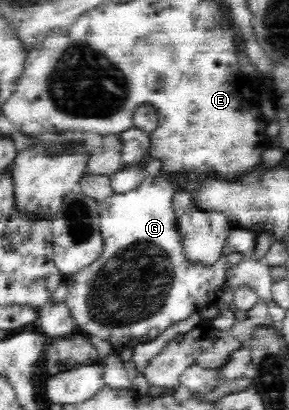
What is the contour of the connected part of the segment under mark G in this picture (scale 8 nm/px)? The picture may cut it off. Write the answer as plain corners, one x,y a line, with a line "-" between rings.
162,169
155,177
147,175
138,189
122,194
112,193
107,199
104,199
99,203
99,229
103,241
102,254
98,257
98,259
96,259
96,261
90,263
90,265
80,267
78,271
74,271
72,275
65,278
67,282
67,296
64,301
67,303
71,316
76,323
78,332
88,337
96,336
102,340
109,341
109,343
115,347
116,351
120,351
122,348
129,348
130,350
133,350
138,344
148,343
149,341
152,341
152,339
156,339
156,337
162,334
166,329
172,327
172,325
176,325
176,323
180,323
180,321
188,319
192,313
197,313
199,307
204,307
215,303
221,287
225,285
228,269
238,265
238,263
244,261
246,257
232,251
230,258
223,258
216,261
216,263
212,266
188,264
187,260
184,258
180,244
178,244
178,234
176,234
177,224
175,221
175,212
173,211
172,203
174,193
183,187
190,187
190,184
192,183
193,182
190,180
190,175
186,173
168,173

